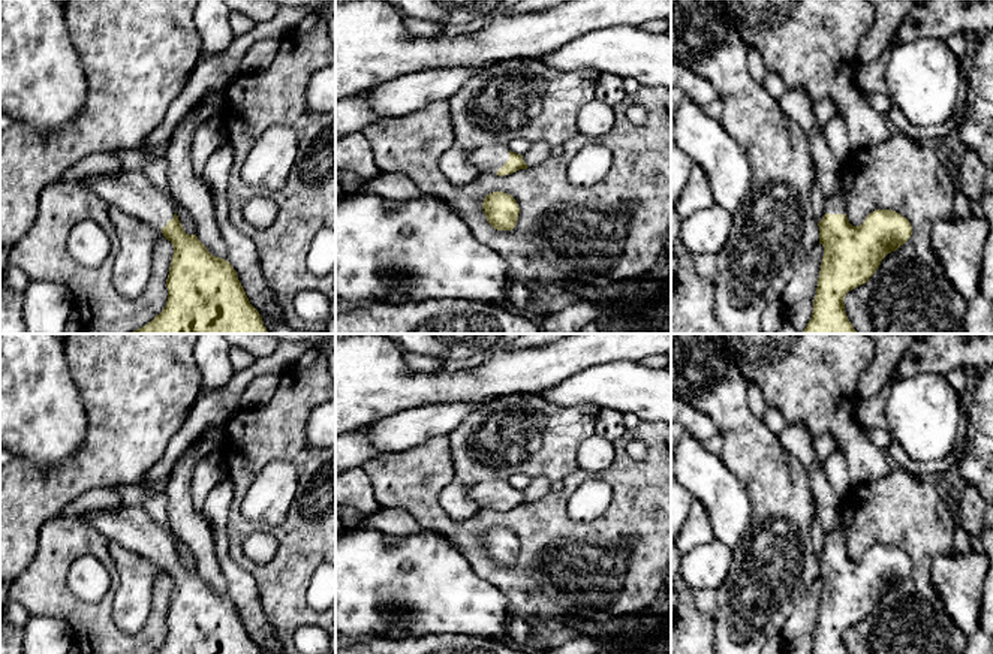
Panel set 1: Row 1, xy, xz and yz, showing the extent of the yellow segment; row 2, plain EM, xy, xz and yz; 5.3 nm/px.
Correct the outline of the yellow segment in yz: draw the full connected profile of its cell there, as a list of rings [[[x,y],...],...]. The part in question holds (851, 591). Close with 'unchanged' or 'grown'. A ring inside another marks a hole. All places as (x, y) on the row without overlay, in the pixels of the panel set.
[[[842,528],[825,534],[818,561],[824,591],[810,654],[848,654],[843,639],[846,629],[869,617],[882,594],[911,573],[912,561],[906,552],[893,545],[875,545],[860,561],[852,561],[846,552]]]; grown

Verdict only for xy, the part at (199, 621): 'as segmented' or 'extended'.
extended

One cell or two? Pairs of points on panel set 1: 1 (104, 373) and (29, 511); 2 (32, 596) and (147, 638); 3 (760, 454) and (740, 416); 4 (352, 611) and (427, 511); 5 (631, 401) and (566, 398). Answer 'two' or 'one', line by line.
1: one
2: one
3: one
4: two
5: one

